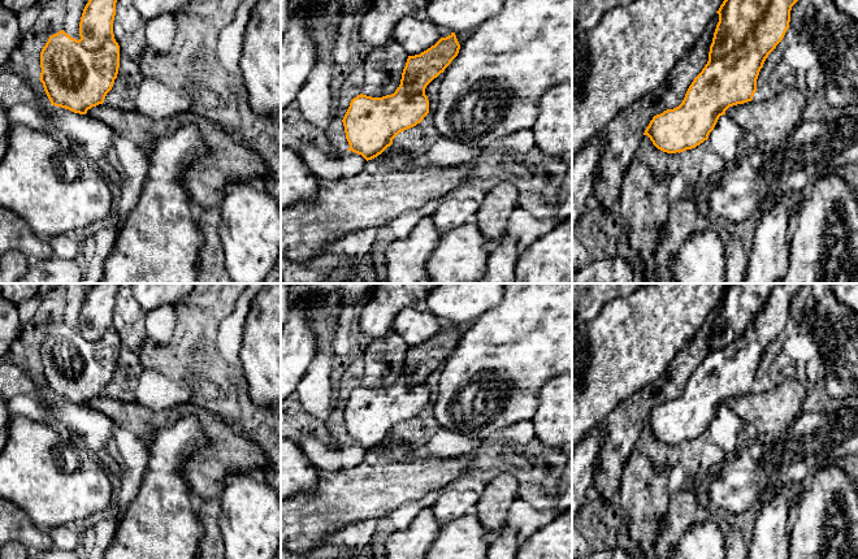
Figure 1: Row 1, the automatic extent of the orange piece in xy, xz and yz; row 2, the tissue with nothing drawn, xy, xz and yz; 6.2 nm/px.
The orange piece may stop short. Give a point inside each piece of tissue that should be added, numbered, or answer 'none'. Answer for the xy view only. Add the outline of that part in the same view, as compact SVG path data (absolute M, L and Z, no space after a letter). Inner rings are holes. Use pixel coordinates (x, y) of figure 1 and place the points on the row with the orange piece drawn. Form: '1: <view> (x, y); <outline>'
none

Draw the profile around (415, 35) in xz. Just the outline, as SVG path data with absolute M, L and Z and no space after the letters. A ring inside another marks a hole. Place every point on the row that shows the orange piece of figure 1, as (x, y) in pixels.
M406 17L393 32L393 39L403 47L408 56L420 55L441 39L439 27L430 20Z

